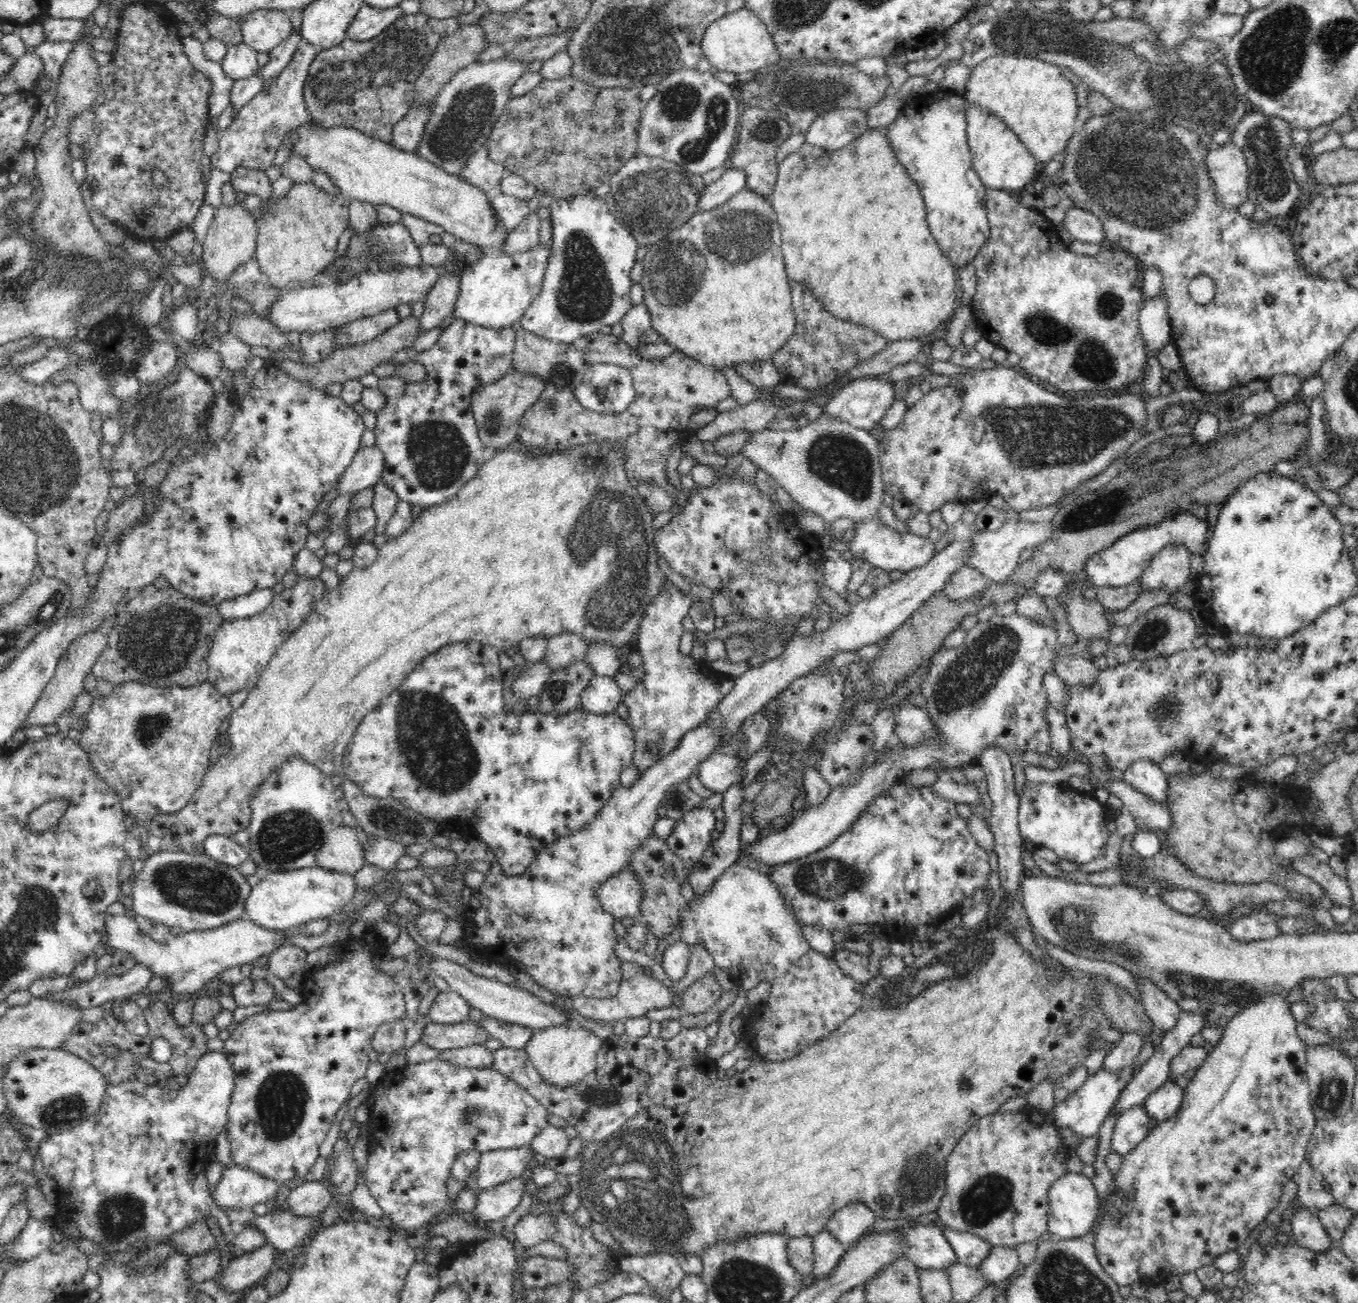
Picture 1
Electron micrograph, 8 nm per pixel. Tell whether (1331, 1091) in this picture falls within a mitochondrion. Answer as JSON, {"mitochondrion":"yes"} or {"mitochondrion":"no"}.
{"mitochondrion":"yes"}

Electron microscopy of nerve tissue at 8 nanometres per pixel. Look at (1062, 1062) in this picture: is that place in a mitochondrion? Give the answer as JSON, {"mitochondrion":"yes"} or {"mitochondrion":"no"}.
{"mitochondrion":"yes"}

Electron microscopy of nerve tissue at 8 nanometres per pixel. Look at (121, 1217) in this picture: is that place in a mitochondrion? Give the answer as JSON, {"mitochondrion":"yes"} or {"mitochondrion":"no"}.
{"mitochondrion":"yes"}

